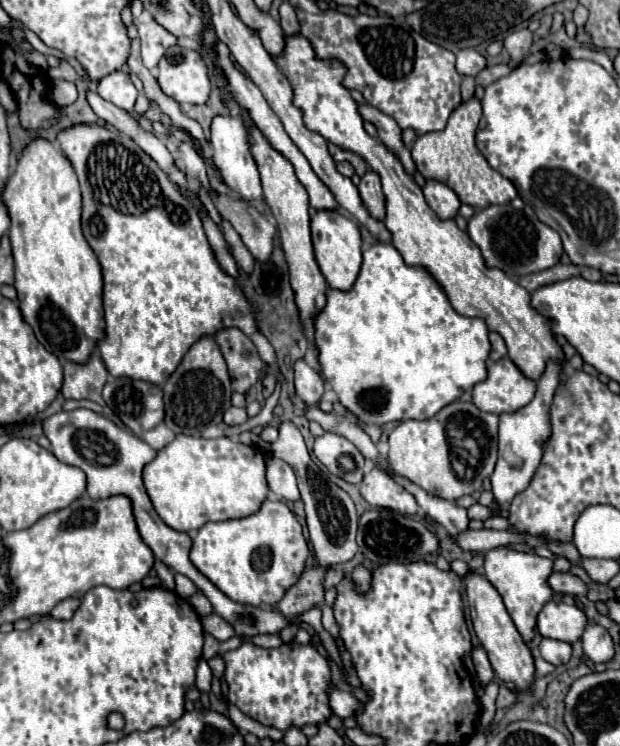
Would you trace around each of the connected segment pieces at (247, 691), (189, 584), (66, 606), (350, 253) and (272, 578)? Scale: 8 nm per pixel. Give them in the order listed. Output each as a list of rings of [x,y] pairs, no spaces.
[[[244,642],[240,648],[222,654],[224,678],[228,684],[228,698],[244,714],[264,726],[286,730],[290,726],[302,728],[306,724],[320,724],[332,714],[328,706],[330,668],[320,652],[308,644],[282,644],[280,648],[258,648]]]
[[[174,574],[174,580],[176,580],[176,592],[182,596],[182,598],[190,598],[192,594],[196,594],[196,586],[192,580],[188,580],[186,576],[182,574]]]
[[[66,598],[66,600],[62,600],[60,604],[54,606],[54,610],[50,612],[50,616],[56,618],[56,620],[70,620],[78,606],[80,606],[78,598]]]
[[[312,210],[310,230],[312,230],[316,262],[322,270],[328,286],[332,286],[336,290],[350,290],[352,282],[358,278],[360,264],[362,264],[360,224],[354,218],[340,214],[338,210]]]
[[[266,498],[258,512],[238,518],[238,520],[224,520],[224,522],[206,522],[192,540],[190,560],[192,564],[228,598],[240,604],[250,606],[274,606],[284,590],[296,582],[296,578],[302,574],[308,558],[308,544],[302,536],[302,526],[296,520],[296,516],[290,512],[290,508],[280,500]]]

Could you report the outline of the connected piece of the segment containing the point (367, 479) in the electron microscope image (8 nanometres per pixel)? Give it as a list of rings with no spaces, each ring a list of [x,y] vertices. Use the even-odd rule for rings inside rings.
[[[372,468],[364,474],[364,480],[360,484],[362,498],[370,506],[396,510],[400,514],[416,514],[418,504],[402,486],[398,486],[386,472],[380,468]]]

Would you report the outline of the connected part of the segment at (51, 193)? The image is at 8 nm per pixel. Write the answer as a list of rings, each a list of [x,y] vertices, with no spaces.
[[[42,138],[34,140],[18,160],[16,172],[8,178],[2,200],[12,218],[10,242],[16,262],[14,288],[18,292],[18,306],[22,318],[34,330],[36,340],[60,360],[86,364],[96,344],[104,338],[104,312],[102,312],[102,274],[92,248],[88,246],[80,228],[80,186],[70,162],[60,154],[56,144]]]

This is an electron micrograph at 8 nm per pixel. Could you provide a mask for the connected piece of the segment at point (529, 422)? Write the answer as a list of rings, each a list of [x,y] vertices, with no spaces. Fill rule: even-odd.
[[[548,362],[546,374],[540,378],[536,384],[536,396],[530,404],[520,408],[514,414],[502,414],[500,416],[500,426],[498,426],[498,460],[494,466],[494,472],[490,476],[492,480],[492,494],[494,500],[504,506],[510,504],[512,498],[520,492],[524,492],[534,476],[534,472],[540,466],[542,460],[542,448],[546,440],[552,434],[550,426],[550,406],[554,392],[558,388],[558,374],[560,374],[560,364],[558,362]]]

